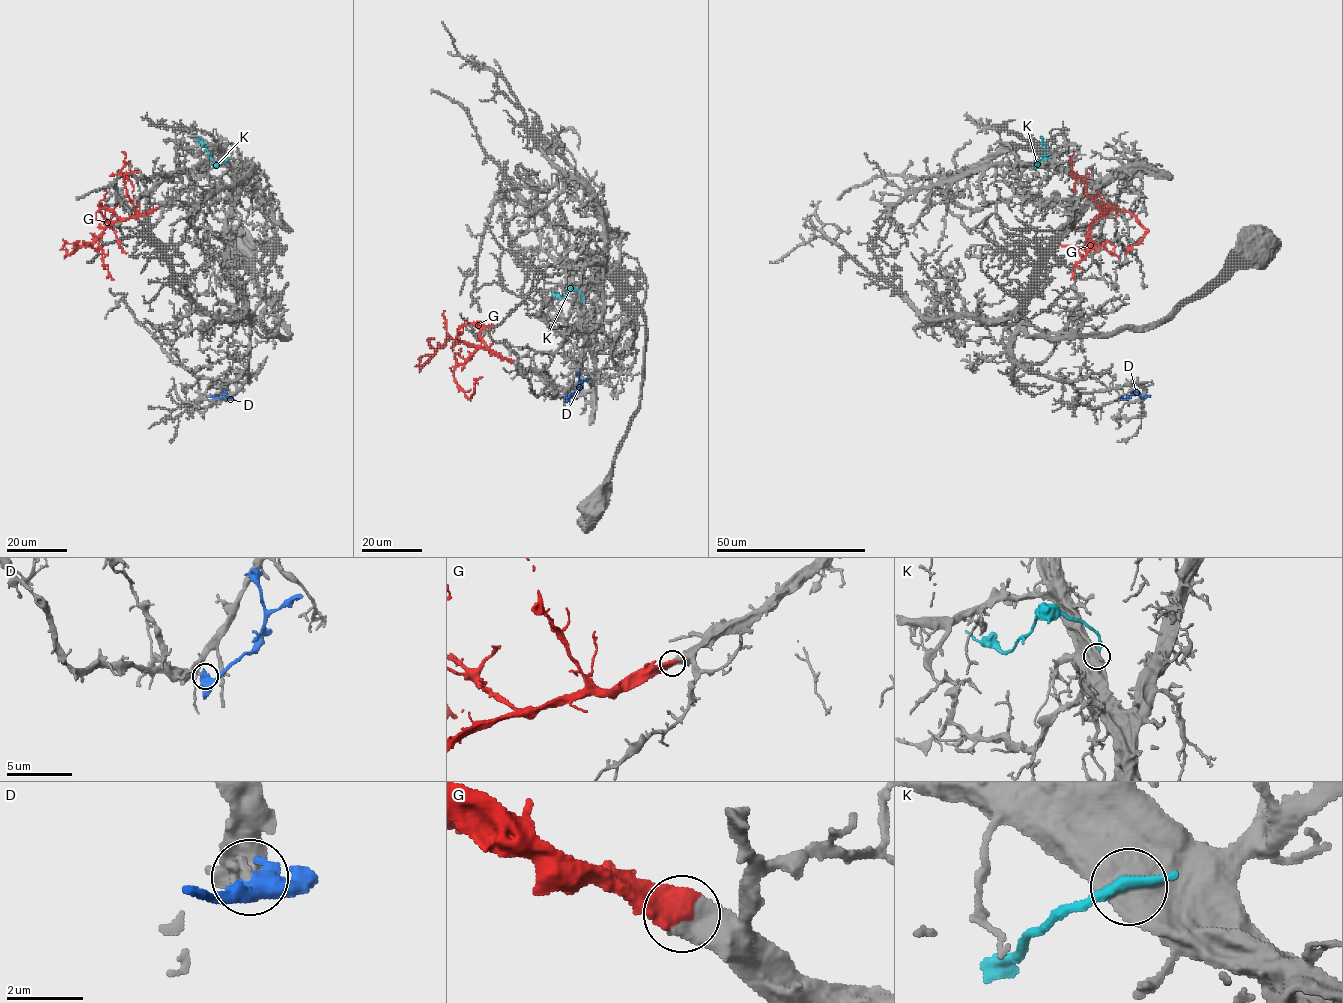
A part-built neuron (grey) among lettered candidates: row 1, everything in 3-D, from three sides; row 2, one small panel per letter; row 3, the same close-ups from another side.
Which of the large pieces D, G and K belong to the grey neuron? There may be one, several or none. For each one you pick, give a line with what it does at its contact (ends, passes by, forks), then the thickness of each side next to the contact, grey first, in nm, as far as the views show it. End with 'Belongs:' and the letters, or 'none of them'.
G: it ends | 550/550 nm
Belongs: G

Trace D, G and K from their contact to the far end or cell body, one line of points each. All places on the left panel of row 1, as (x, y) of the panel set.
D: (211, 395), (223, 394), (222, 400)
G: (157, 208), (123, 219), (108, 208), (103, 207), (99, 210), (119, 240), (120, 248), (127, 252)
K: (227, 158), (215, 164), (197, 136)

